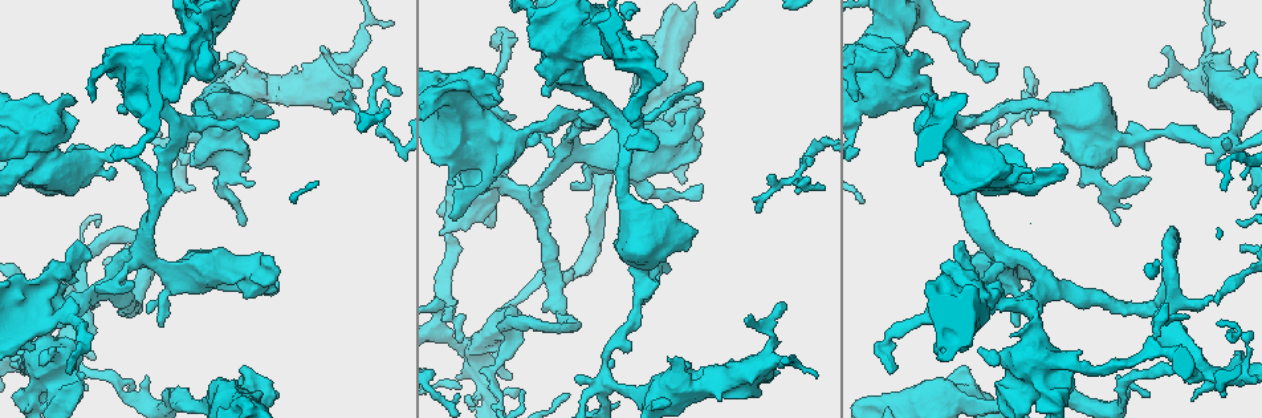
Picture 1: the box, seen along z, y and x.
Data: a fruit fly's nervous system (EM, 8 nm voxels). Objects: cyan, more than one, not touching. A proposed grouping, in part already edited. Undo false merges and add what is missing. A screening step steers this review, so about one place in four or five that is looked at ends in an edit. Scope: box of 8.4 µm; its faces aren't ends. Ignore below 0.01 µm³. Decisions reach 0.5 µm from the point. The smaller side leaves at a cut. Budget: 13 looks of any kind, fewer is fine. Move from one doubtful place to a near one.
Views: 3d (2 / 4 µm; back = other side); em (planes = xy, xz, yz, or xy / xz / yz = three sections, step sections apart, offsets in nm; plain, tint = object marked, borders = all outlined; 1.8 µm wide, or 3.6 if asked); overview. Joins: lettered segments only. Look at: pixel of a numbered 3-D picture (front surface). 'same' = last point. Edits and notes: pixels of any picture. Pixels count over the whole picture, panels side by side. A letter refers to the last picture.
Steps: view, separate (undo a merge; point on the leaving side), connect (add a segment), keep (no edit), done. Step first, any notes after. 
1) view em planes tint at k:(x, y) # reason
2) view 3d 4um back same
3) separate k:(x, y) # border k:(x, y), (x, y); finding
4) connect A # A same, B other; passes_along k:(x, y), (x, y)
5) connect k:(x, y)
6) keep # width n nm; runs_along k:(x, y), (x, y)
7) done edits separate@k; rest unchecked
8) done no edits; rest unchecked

view 3d 4um at 1:(484, 338) # touches itself

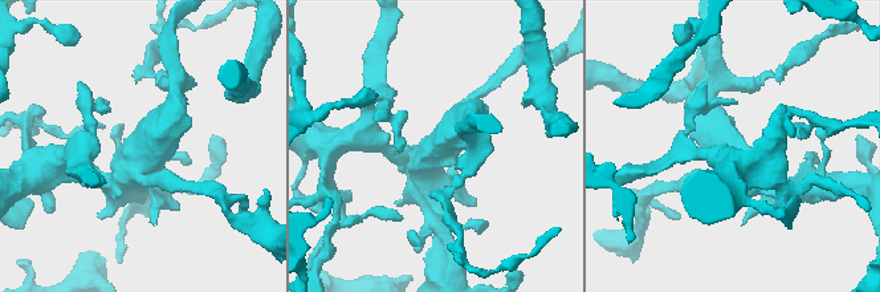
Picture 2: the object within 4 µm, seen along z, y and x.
view em planes borders at 2:(436, 147) # arms 3; need the tissue

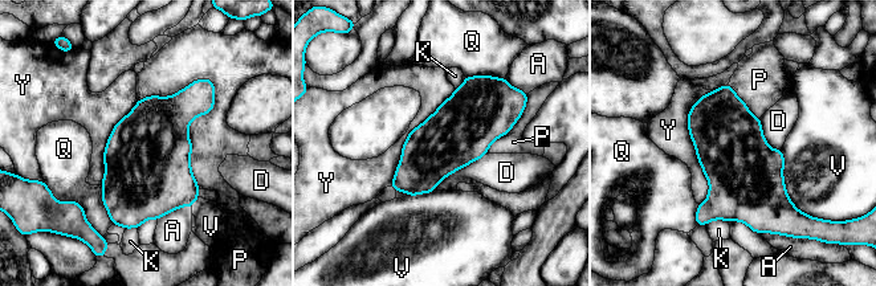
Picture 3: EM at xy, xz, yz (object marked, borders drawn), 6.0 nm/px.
keep # width 400 nm; A other, D other, K other, P other, Q other, V other, Y other; one neuron here

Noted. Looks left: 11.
view 3d 2um at 1:(135, 257) # four arms meet

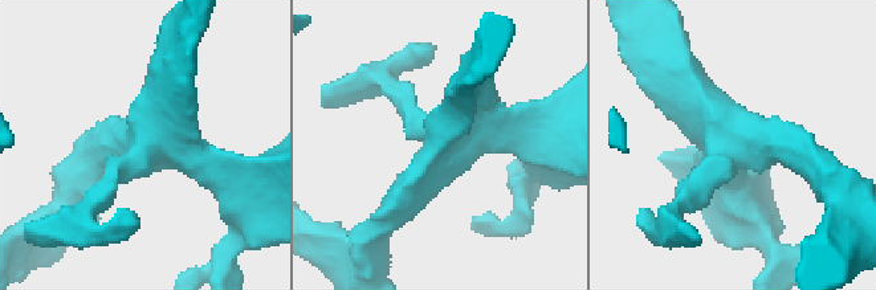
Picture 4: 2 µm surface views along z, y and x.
view em planes borders at 4:(722, 142) # arms 4; now the EM

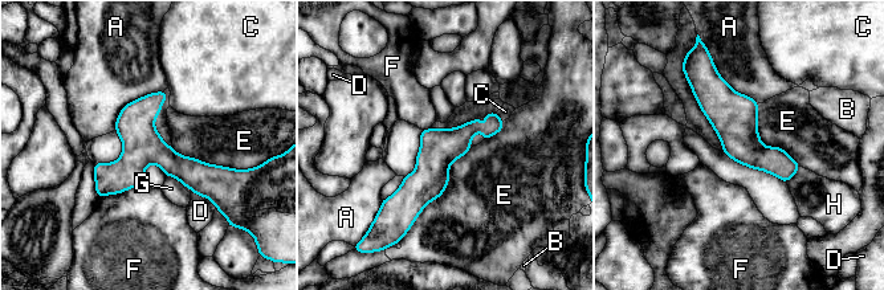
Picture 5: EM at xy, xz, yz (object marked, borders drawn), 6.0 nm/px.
keep # A other, B other, C other, D other, E other, F other, G other, H other; border 5:(472, 147), (406, 232); all the same neuron

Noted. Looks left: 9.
view 3d 2um at 1:(384, 101) # thin end

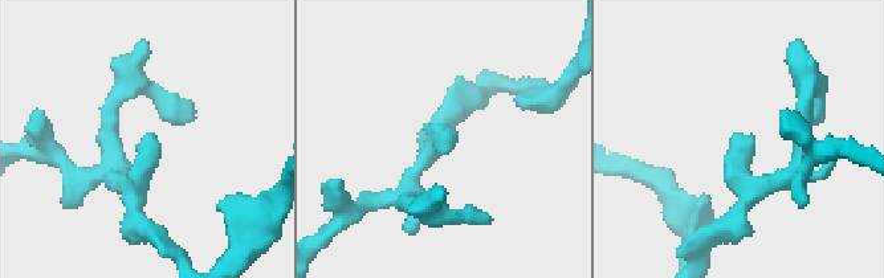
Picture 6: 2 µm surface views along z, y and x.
view em planes borders at 6:(144, 136) # need the tissue

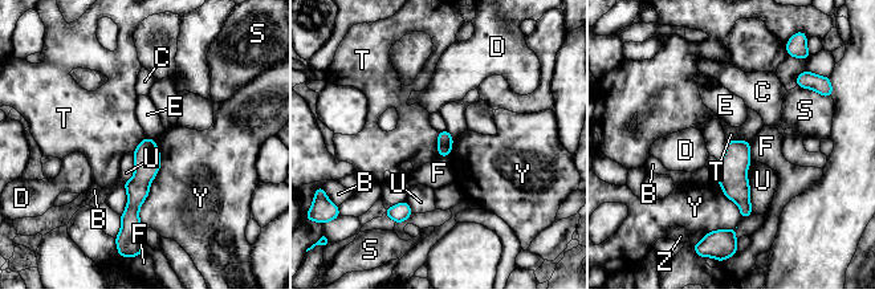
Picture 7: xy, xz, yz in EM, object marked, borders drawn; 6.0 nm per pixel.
keep # width 100 nm; B other, C other, D other, E other, F other, S other, T other, U other, Y other, Z other; border 7:(439, 133), (438, 155); none of them fits

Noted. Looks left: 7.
view em planes borders at 1:(784, 304) # an open end

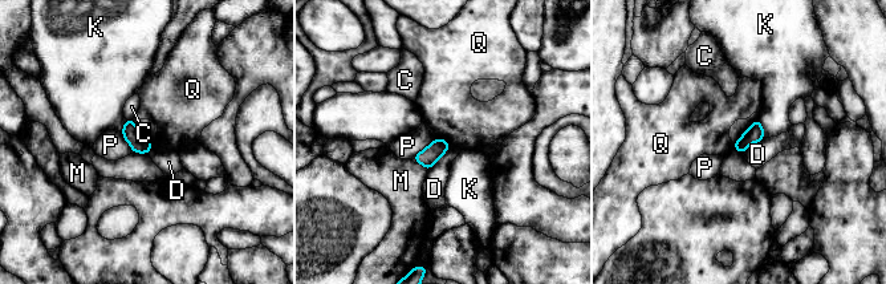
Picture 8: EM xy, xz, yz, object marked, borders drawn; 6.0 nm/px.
keep # C other, D other, K other, M other, P other, Q other; no lettered segment goes on from it

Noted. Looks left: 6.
view em planes plain at 1:(65, 265) # sudden change in width

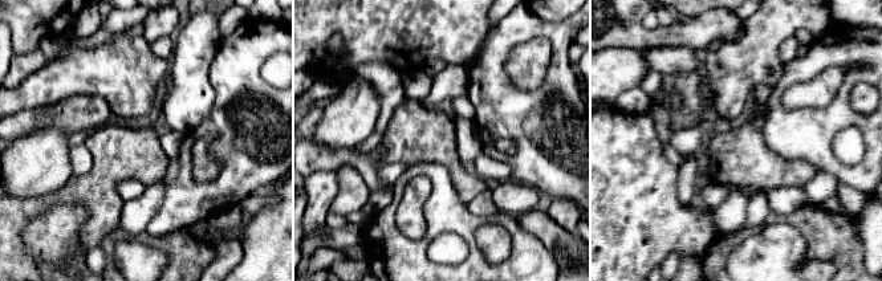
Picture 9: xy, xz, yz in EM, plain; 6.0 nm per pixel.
view em planes tint same

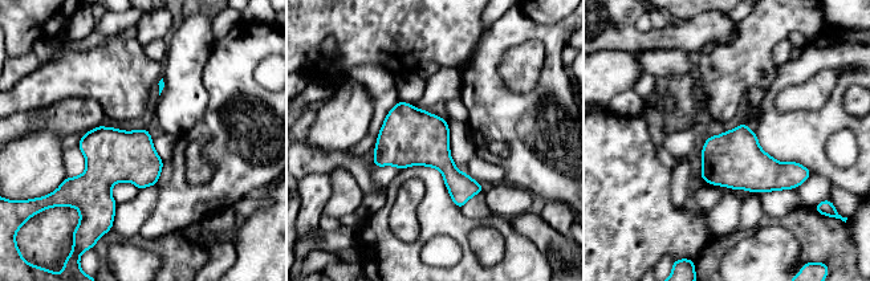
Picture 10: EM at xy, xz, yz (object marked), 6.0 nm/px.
view em planes borders same

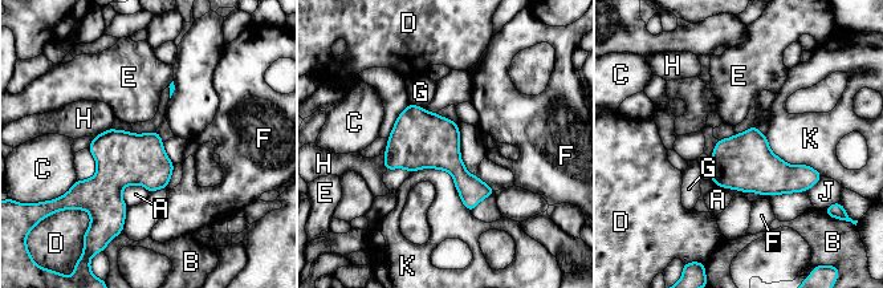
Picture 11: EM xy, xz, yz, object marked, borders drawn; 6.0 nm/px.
keep # A other, B other, C other, D other, E other, F other, G other, H other, J other, K other; one neuron here

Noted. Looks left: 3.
done no edits; rest unchecked

